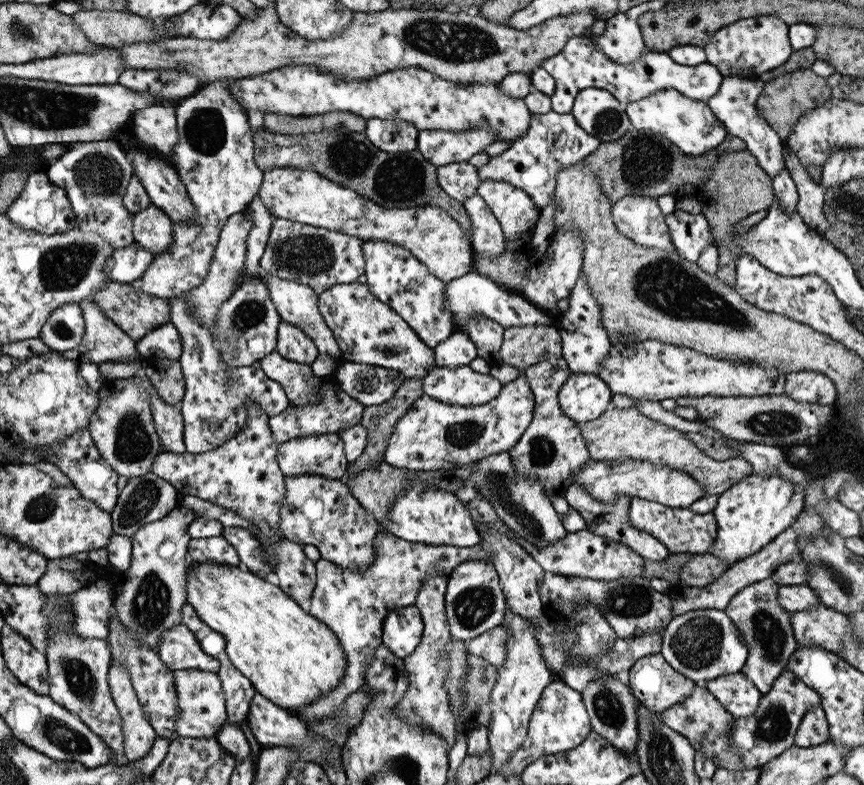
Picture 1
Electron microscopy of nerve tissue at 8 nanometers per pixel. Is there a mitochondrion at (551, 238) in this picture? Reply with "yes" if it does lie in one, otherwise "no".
no

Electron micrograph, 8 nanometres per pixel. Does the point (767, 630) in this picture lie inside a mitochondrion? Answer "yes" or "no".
yes

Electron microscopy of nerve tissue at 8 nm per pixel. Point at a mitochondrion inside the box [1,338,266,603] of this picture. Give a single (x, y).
(132, 442)

